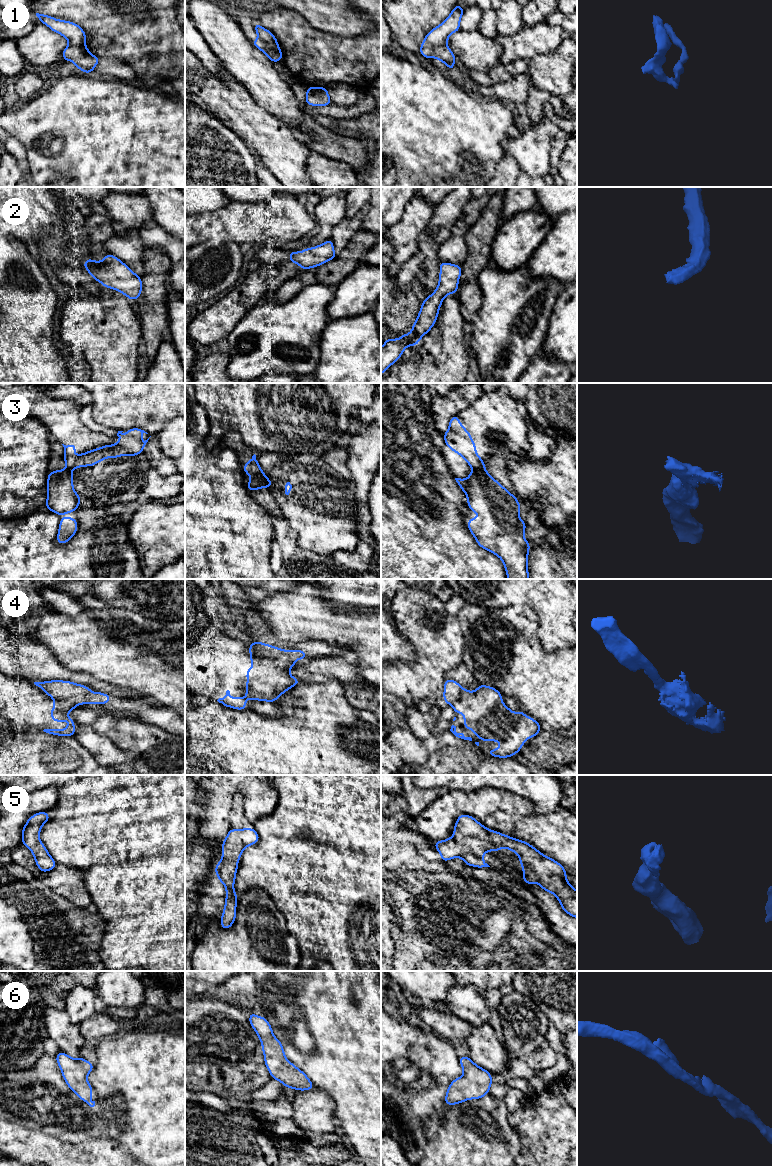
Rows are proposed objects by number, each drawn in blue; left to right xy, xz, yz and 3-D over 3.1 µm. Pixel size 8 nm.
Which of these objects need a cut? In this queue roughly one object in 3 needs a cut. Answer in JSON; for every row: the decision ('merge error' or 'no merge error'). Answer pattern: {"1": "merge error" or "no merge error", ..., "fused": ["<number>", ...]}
{"1": "merge error", "2": "no merge error", "3": "merge error", "4": "merge error", "5": "no merge error", "6": "no merge error", "fused": ["1", "3", "4"]}

